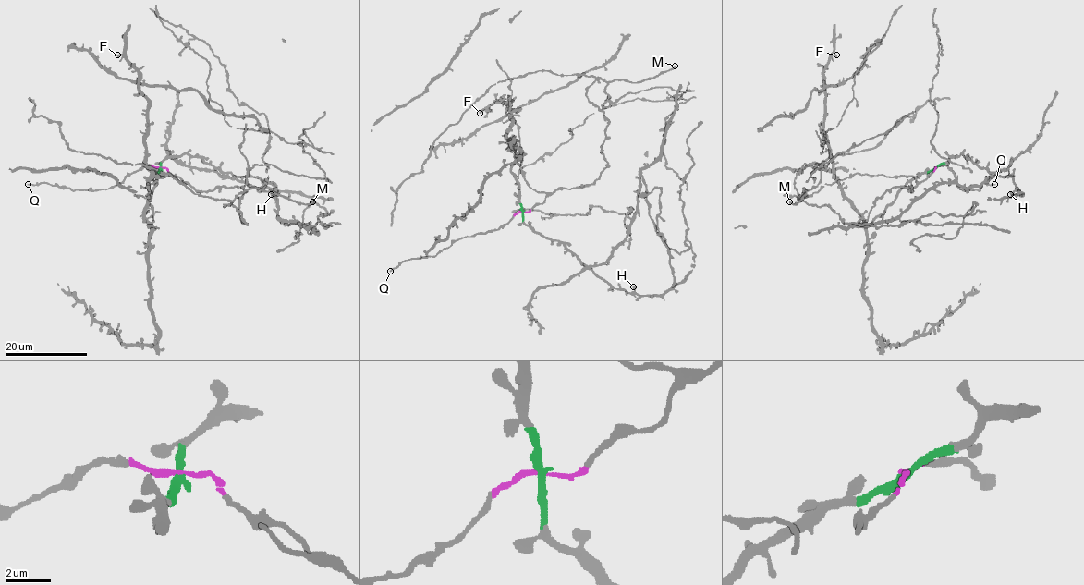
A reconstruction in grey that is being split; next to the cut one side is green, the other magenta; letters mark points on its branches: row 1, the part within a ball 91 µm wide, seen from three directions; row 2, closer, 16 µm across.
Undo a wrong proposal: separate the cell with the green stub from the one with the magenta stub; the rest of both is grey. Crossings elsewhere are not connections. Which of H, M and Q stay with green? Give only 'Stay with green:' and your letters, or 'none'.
Stay with green: H

